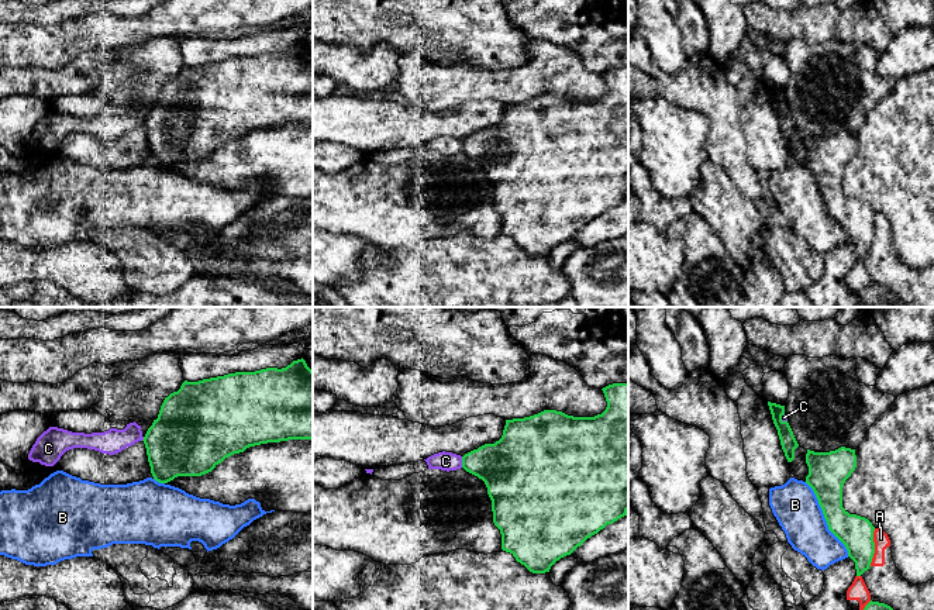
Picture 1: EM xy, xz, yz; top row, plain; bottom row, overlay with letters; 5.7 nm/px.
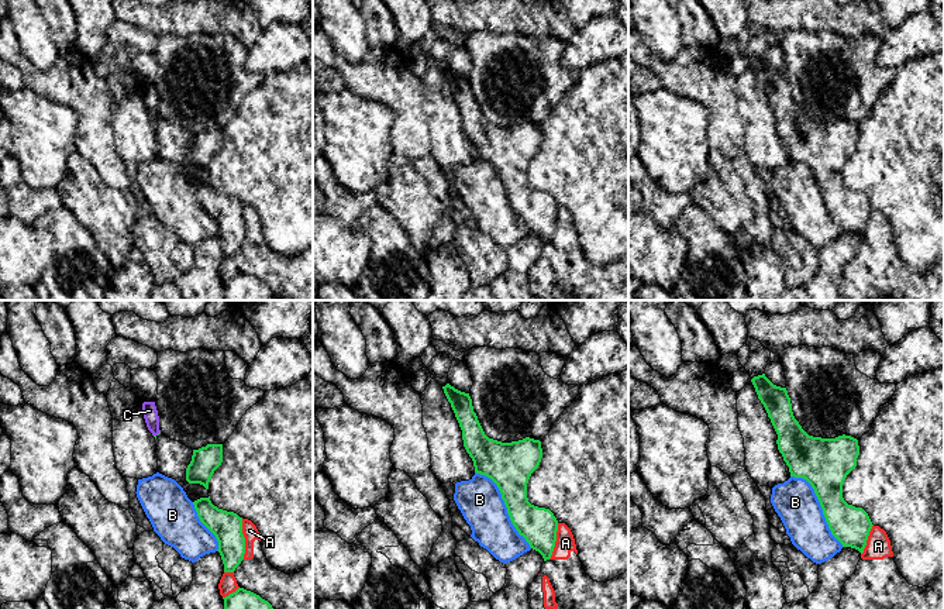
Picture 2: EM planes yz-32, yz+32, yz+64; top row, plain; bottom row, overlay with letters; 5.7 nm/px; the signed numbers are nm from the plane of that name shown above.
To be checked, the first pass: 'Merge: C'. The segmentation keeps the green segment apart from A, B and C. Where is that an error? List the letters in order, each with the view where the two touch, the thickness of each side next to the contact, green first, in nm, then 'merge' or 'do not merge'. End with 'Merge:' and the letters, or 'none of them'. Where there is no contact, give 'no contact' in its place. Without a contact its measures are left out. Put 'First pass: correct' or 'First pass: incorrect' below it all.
A: contact in yz; calibres 190 and 90 nm; do not merge
B: contact in yz; calibres 220 and 260 nm; do not merge
C: contact in xz; calibres 300 and 110 nm; do not merge
Merge: none of them
First pass: incorrect

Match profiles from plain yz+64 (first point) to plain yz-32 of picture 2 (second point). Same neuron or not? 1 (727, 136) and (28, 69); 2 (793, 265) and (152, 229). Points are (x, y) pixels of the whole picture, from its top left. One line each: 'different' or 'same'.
1: same
2: same

